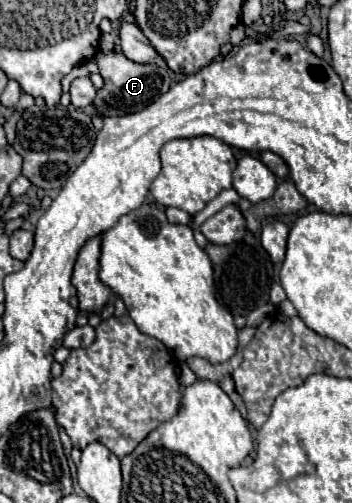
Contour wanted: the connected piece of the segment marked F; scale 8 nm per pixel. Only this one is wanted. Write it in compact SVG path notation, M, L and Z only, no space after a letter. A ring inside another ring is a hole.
M98 51L92 61L98 65L98 71L104 79L104 87L96 91L96 101L94 101L96 113L102 117L136 113L140 109L148 107L150 103L154 103L172 85L170 69L162 63L160 65L154 61L152 63L136 63L116 51Z

